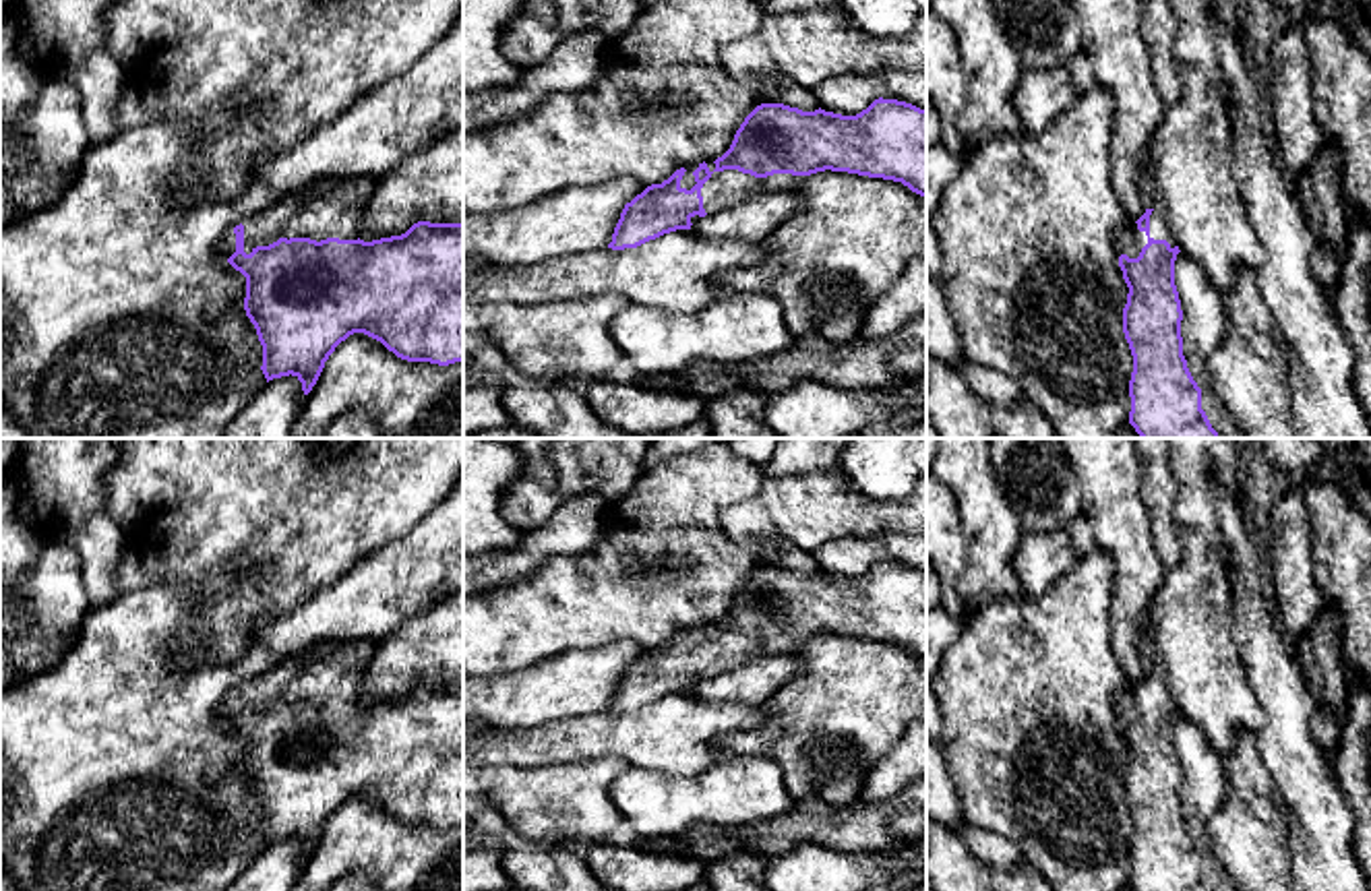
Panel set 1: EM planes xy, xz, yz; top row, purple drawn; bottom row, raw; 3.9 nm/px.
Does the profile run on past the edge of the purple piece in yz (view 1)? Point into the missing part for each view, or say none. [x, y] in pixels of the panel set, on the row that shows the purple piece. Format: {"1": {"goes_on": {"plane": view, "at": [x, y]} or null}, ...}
{"1": {"goes_on": {"plane": "yz", "at": [1132, 240]}}}

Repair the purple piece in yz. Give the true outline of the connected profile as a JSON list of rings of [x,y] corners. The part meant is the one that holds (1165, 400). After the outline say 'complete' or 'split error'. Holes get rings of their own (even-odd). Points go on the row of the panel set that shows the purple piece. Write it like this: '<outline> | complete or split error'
[[[1150,151],[1139,157],[1139,192],[1148,207],[1115,236],[1129,287],[1123,333],[1133,356],[1129,424],[1141,438],[1218,438],[1201,409],[1201,389],[1183,356],[1175,260],[1181,252],[1150,194]]] | split error

